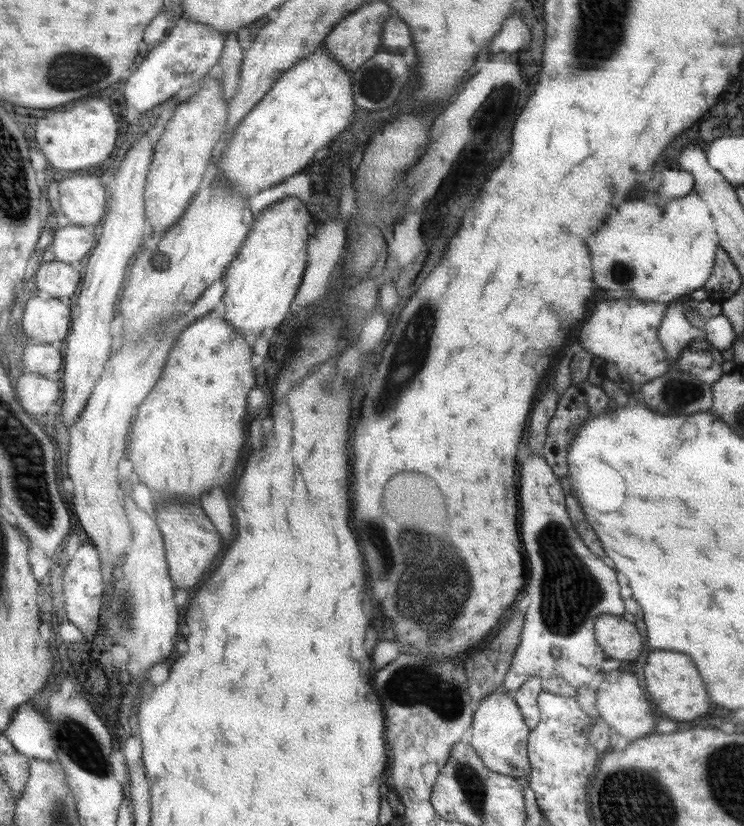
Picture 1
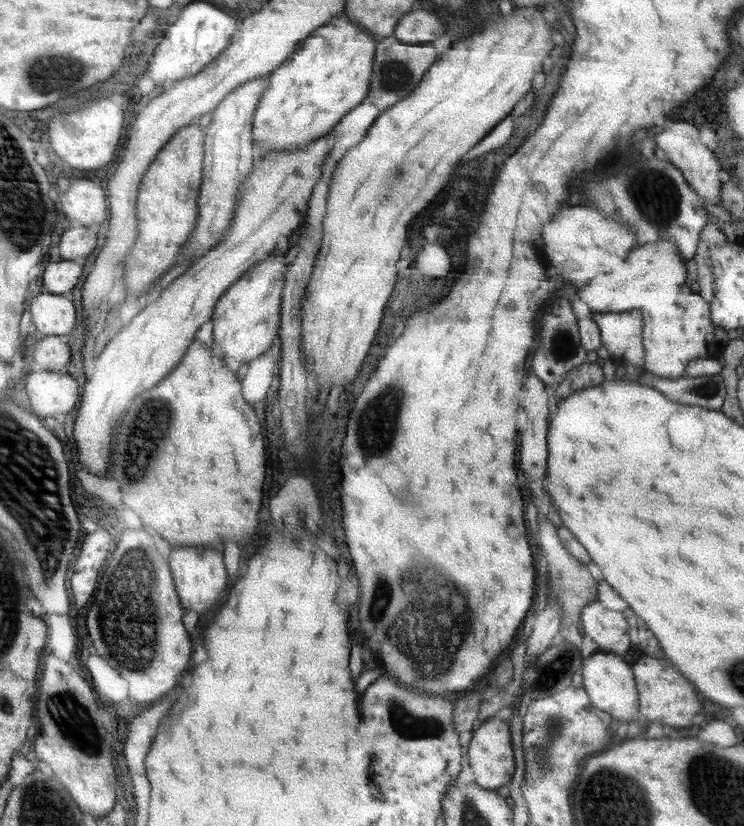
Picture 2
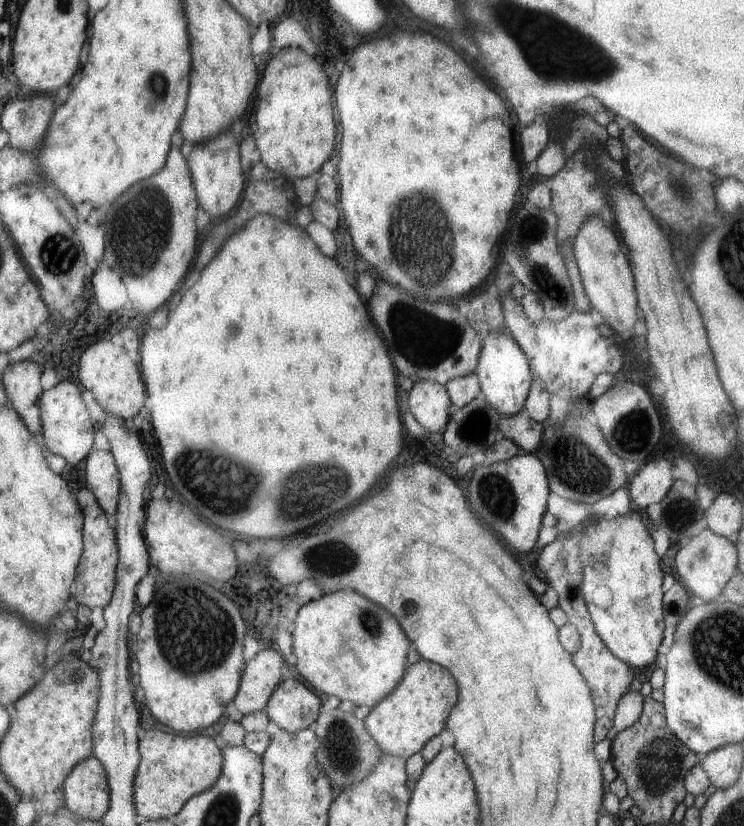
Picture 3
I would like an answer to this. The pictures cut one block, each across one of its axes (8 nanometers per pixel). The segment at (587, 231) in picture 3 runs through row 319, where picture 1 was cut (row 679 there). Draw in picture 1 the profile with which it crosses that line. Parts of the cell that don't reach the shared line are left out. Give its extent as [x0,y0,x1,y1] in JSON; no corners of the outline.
[597,668,653,740]

